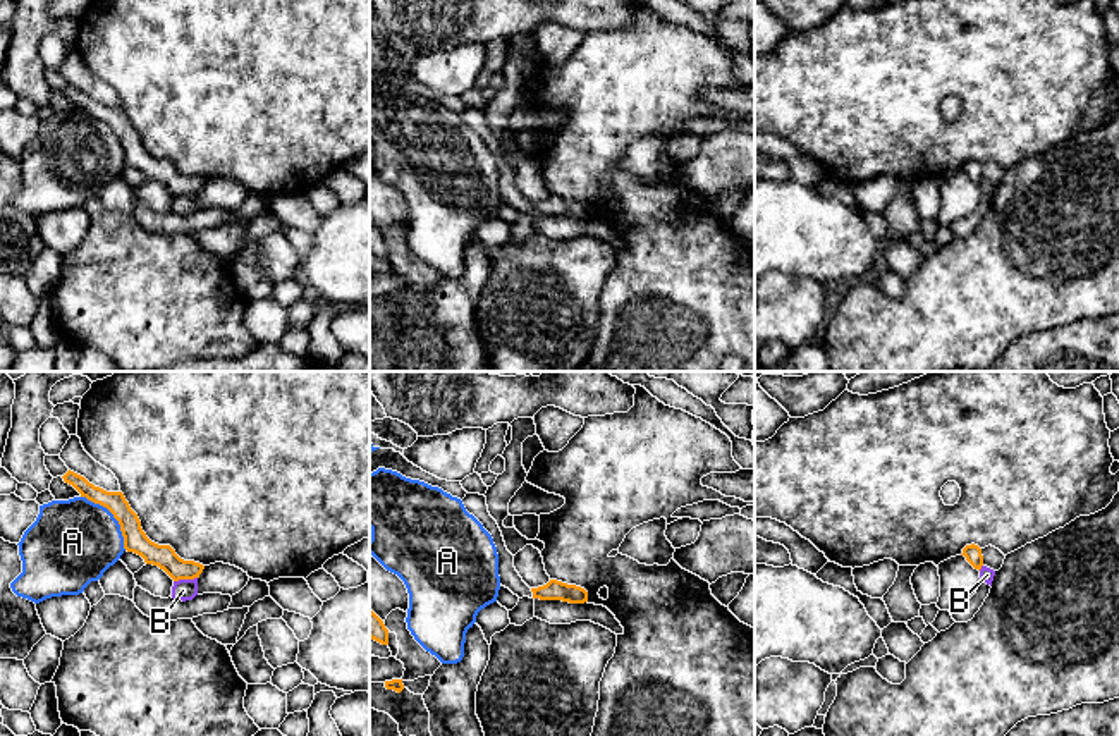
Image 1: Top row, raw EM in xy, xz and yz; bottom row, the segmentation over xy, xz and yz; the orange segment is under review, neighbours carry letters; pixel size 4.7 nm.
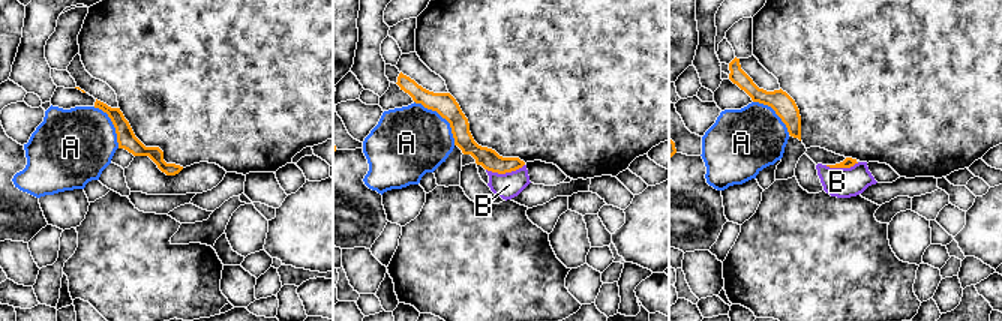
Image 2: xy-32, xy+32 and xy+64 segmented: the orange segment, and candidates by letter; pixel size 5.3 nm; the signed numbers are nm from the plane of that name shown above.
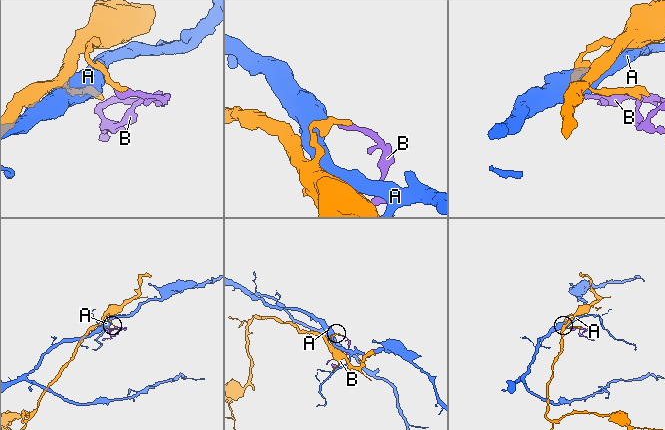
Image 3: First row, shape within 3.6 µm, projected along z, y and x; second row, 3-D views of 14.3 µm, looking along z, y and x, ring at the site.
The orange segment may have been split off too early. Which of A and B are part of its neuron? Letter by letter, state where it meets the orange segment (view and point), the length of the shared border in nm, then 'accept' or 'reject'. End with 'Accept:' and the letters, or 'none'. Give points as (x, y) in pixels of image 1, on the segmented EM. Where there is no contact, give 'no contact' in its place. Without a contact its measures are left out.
A: meets orange in xy at (114, 516); contact 340 nm long; reject
B: meets orange in xy at (184, 578); contact 110 nm long; reject
Accept: none

